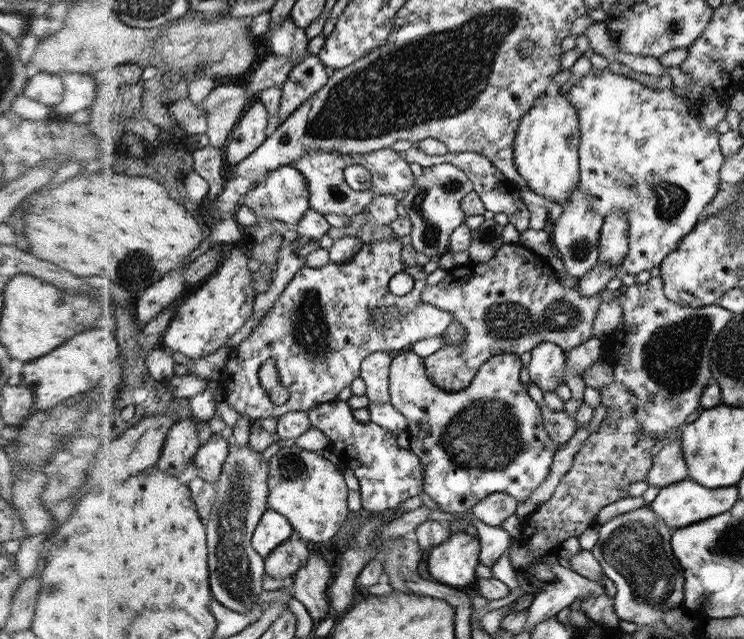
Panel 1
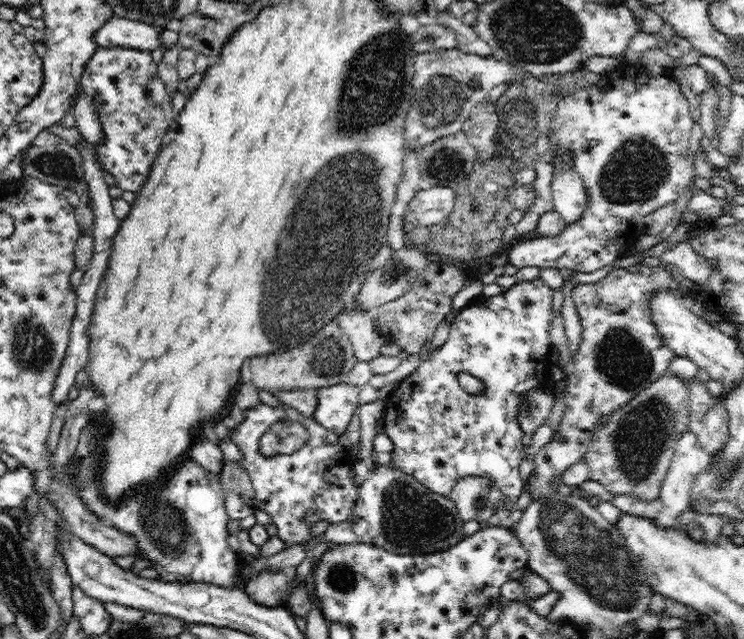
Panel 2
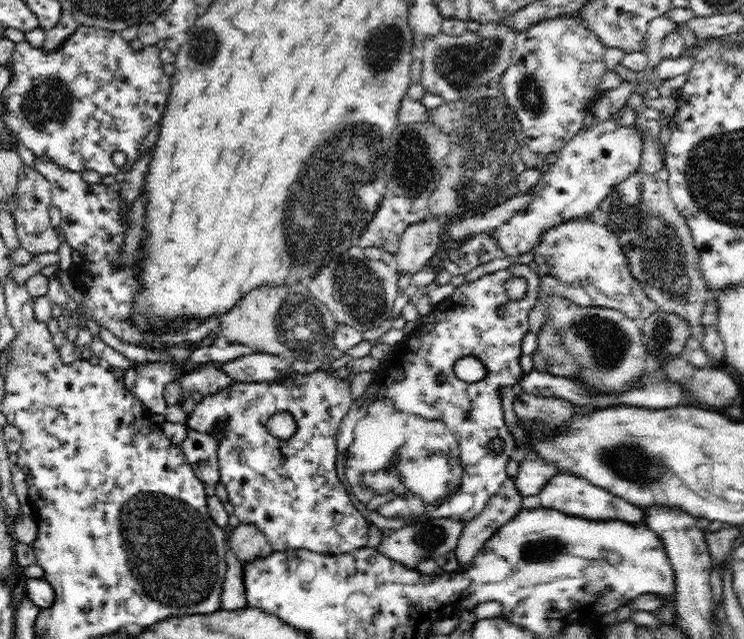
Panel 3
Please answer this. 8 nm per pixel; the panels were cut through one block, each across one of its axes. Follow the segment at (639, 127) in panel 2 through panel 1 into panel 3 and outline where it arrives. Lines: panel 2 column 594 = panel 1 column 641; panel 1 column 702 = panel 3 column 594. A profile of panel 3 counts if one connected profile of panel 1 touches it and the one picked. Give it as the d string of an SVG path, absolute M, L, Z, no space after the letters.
M612 119L596 123L594 128L578 131L560 150L558 161L538 167L544 179L542 190L534 194L528 208L516 212L501 231L489 234L506 256L532 252L549 228L570 219L588 219L601 202L613 194L614 187L642 166L642 138L634 128L616 126Z

